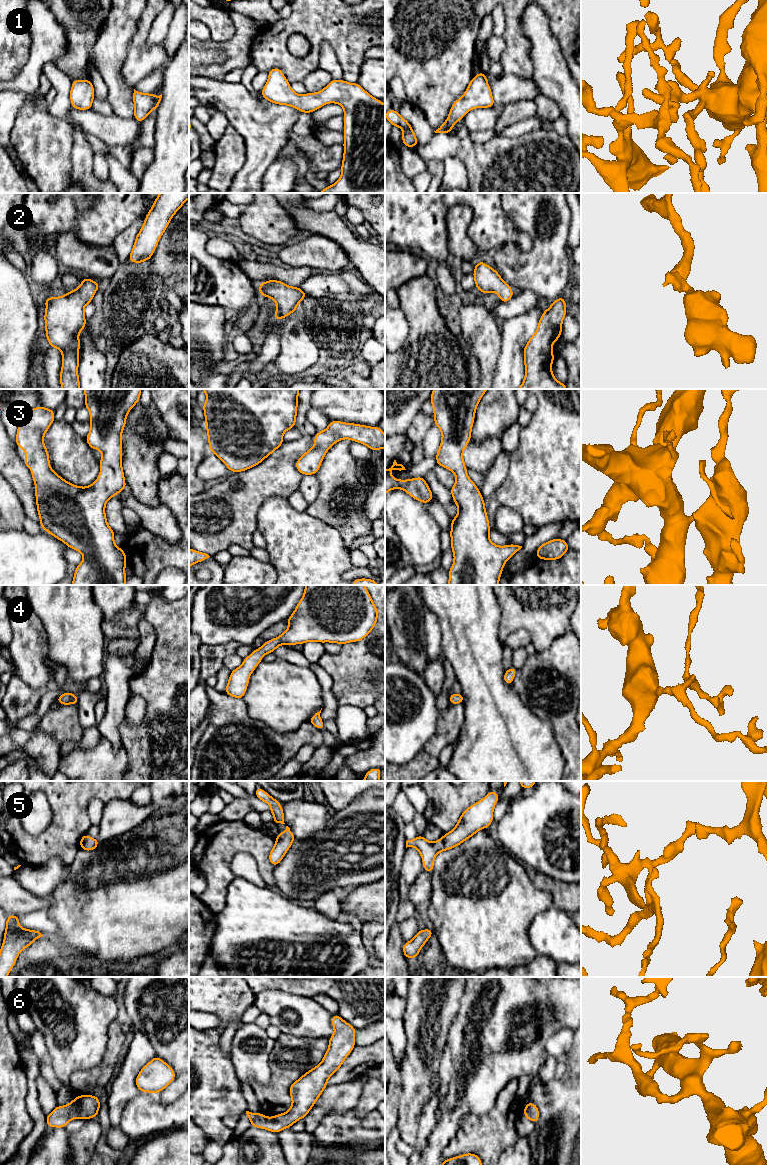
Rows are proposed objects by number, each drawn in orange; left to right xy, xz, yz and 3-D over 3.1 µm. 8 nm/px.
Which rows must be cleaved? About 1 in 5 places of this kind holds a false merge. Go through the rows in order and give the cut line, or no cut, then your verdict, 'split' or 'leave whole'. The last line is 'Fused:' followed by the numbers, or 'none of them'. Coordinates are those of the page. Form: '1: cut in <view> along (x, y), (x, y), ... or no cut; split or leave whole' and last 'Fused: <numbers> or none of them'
1: no cut; leave whole
2: no cut; leave whole
3: no cut; leave whole
4: no cut; leave whole
5: no cut; leave whole
6: no cut; leave whole
Fused: none of them

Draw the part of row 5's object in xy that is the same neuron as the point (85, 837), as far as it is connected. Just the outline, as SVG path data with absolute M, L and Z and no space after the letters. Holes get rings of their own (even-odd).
M84 834L81 837L79 846L85 851L95 850L99 844L99 840L91 838L89 835Z

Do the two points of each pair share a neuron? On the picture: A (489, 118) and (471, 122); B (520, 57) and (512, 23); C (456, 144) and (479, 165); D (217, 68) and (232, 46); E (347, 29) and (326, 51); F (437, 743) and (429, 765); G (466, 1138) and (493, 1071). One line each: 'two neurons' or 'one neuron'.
A: one neuron
B: one neuron
C: one neuron
D: one neuron
E: two neurons
F: two neurons
G: two neurons

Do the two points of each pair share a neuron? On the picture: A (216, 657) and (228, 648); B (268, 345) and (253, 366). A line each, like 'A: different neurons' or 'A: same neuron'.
A: same neuron
B: same neuron

